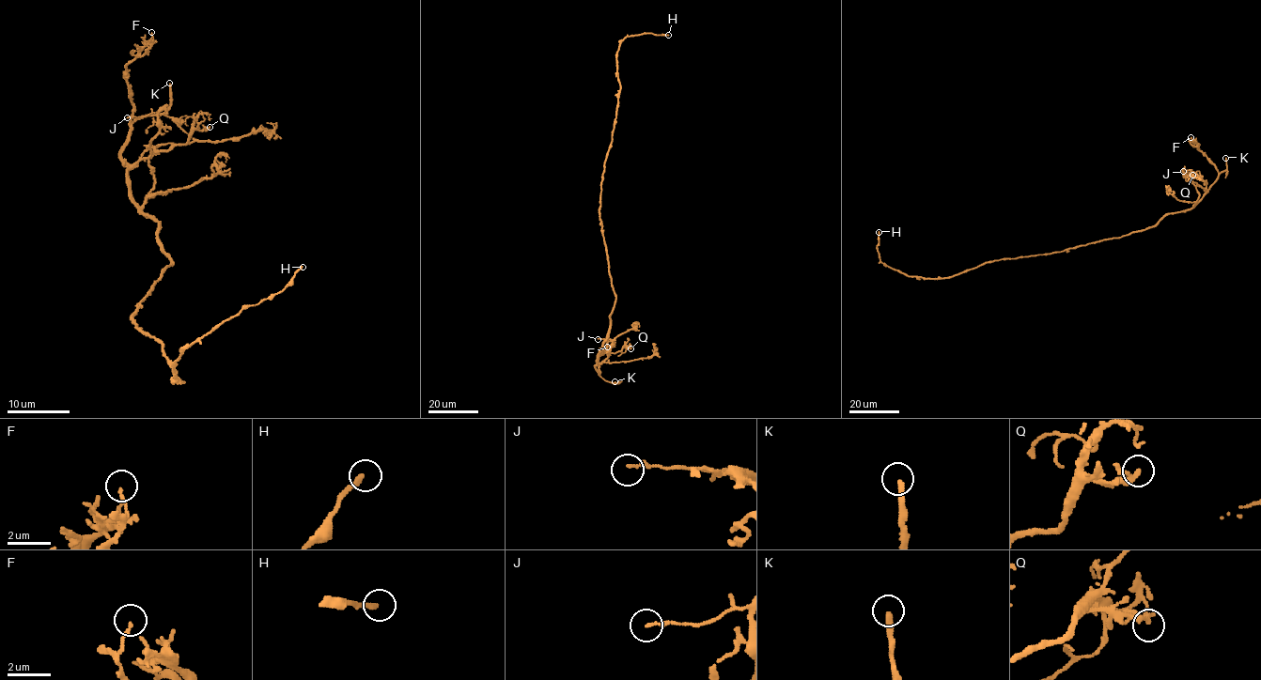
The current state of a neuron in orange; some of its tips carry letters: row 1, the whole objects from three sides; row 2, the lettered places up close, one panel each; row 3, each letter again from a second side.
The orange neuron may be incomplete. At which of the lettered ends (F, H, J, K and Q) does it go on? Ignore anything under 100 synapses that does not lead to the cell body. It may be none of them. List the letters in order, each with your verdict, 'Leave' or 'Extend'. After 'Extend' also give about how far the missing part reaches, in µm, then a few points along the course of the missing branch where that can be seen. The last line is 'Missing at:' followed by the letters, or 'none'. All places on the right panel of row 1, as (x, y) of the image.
F: Leave
H: Extend. Missing length about 130 µm. Course of what is missing: (879, 232), (887, 206), (879, 193), (902, 166), (901, 135), (919, 101), (914, 34), (926, 22), (915, 44)
J: Leave
K: Extend. Missing length about 25 µm. Course of what is missing: (1225, 158), (1226, 152), (1215, 166), (1206, 166)
Q: Leave
Missing at: H, K

